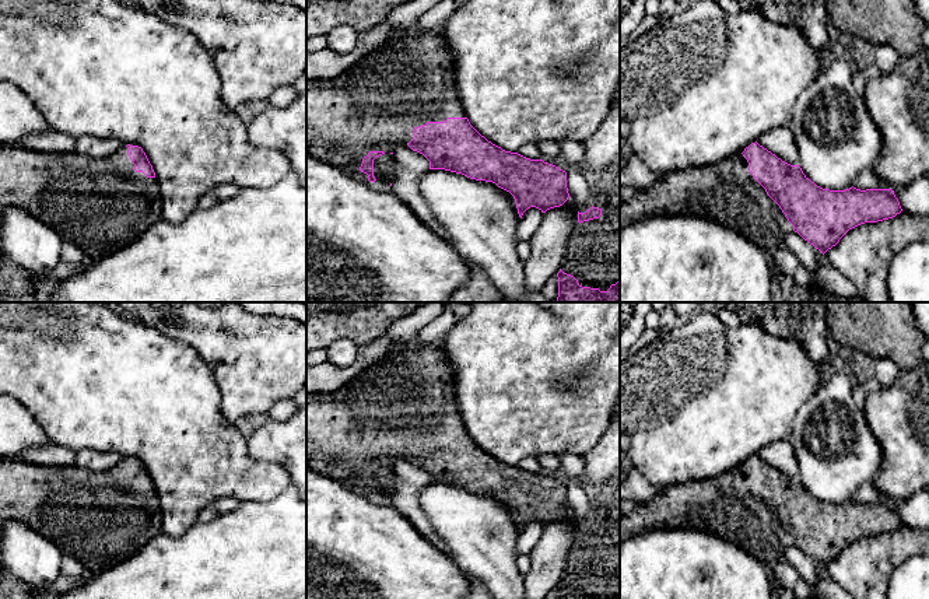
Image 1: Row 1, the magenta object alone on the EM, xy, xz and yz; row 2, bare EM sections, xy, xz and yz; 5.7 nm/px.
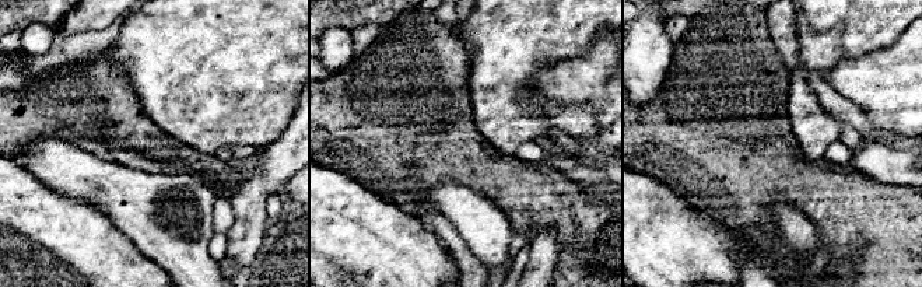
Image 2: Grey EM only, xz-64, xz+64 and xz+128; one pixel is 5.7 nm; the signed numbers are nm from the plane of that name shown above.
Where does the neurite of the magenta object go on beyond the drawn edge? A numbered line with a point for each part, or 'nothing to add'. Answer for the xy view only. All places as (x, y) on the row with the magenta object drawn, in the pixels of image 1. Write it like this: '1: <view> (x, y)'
1: xy (101, 205)

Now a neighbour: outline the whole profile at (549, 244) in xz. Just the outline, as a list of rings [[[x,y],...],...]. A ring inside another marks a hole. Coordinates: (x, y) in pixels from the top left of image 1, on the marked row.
[[[571,196],[562,206],[543,213],[541,224],[529,239],[530,256],[523,262],[527,291],[541,291],[548,279],[557,276],[576,225],[578,210]]]

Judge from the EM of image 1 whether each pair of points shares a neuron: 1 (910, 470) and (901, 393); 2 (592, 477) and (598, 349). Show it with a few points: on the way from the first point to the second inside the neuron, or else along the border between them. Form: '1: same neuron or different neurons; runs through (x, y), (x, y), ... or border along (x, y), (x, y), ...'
1: same neuron; runs through (910, 451), (910, 428), (905, 423), (905, 413)
2: different neurons; border along (605, 430), (600, 438), (582, 456)

